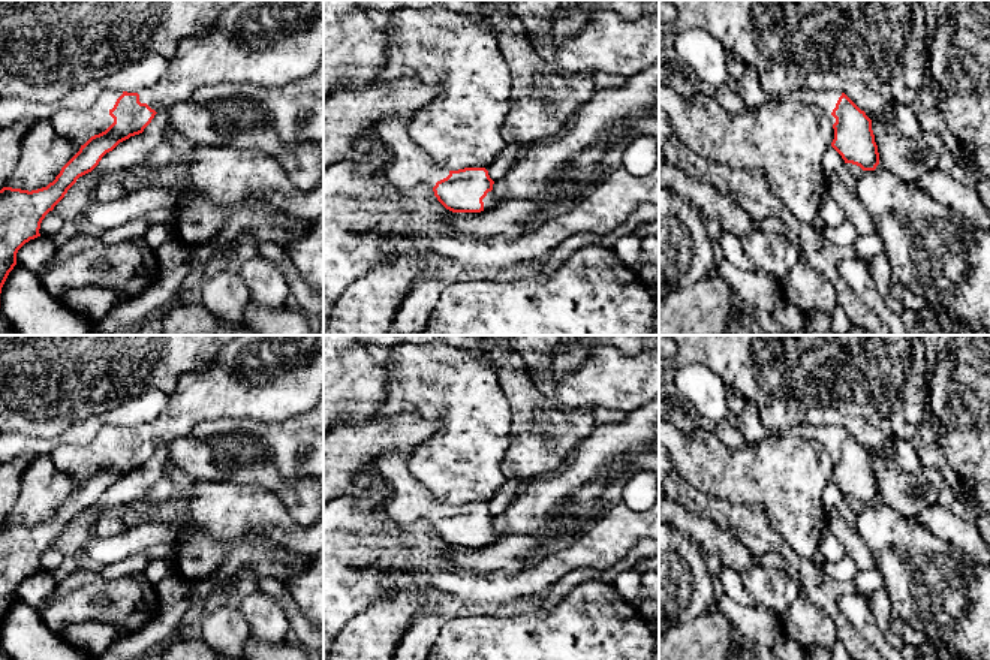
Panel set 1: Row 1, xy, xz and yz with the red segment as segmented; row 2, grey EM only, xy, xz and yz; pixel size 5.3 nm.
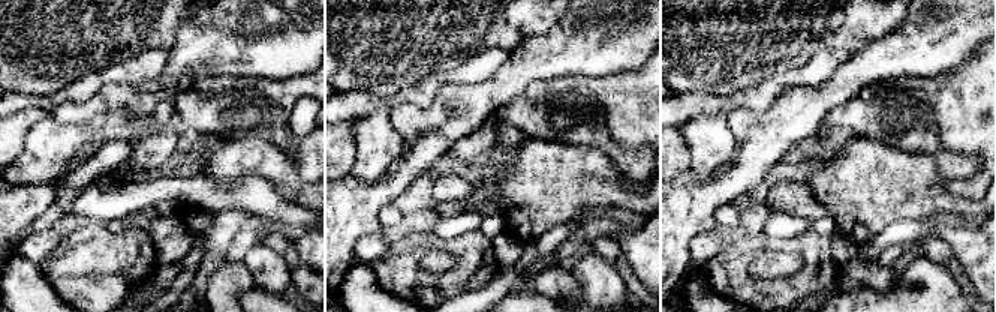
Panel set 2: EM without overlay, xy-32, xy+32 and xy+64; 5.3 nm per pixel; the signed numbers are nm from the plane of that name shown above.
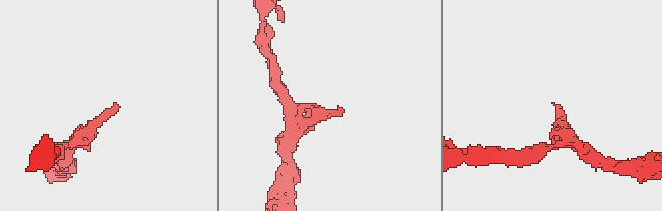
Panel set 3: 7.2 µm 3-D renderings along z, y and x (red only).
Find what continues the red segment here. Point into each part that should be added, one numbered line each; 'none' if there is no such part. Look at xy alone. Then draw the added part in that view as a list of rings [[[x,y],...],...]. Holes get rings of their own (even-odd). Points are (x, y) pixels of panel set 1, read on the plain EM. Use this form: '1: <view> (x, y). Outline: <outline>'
1: xy (77, 460). Outline: [[[120,425],[103,428],[88,446],[58,444],[49,455],[55,467],[84,480],[91,471],[105,467],[114,453],[109,446],[123,430]]]

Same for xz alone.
1: xz (411, 502). Outline: [[[412,449],[394,450],[379,459],[379,471],[391,485],[391,500],[386,504],[386,518],[398,527],[409,527],[419,521],[434,522],[449,510],[418,482],[409,470]]]

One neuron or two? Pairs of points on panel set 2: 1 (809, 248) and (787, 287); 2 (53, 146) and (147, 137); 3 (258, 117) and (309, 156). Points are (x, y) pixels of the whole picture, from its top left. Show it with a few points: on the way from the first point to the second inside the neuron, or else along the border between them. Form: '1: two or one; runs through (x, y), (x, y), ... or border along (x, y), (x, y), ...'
1: one; runs through (809, 258), (809, 269), (797, 281)
2: one; runs through (77, 135), (92, 128), (123, 128)
3: one; runs through (270, 126), (297, 147)

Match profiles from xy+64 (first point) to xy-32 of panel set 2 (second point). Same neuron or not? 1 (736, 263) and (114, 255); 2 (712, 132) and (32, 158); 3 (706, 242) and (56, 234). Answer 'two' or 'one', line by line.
1: one
2: one
3: one

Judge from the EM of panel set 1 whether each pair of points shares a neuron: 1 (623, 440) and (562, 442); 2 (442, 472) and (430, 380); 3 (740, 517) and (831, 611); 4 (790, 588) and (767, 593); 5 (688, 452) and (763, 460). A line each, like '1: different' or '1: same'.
1: different
2: same
3: same
4: same
5: same

